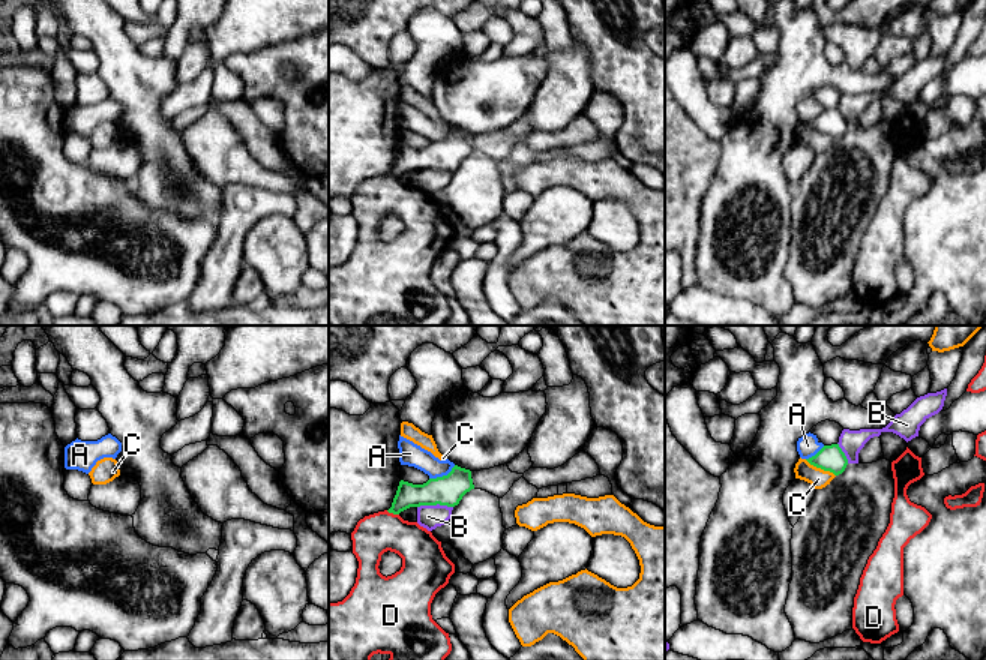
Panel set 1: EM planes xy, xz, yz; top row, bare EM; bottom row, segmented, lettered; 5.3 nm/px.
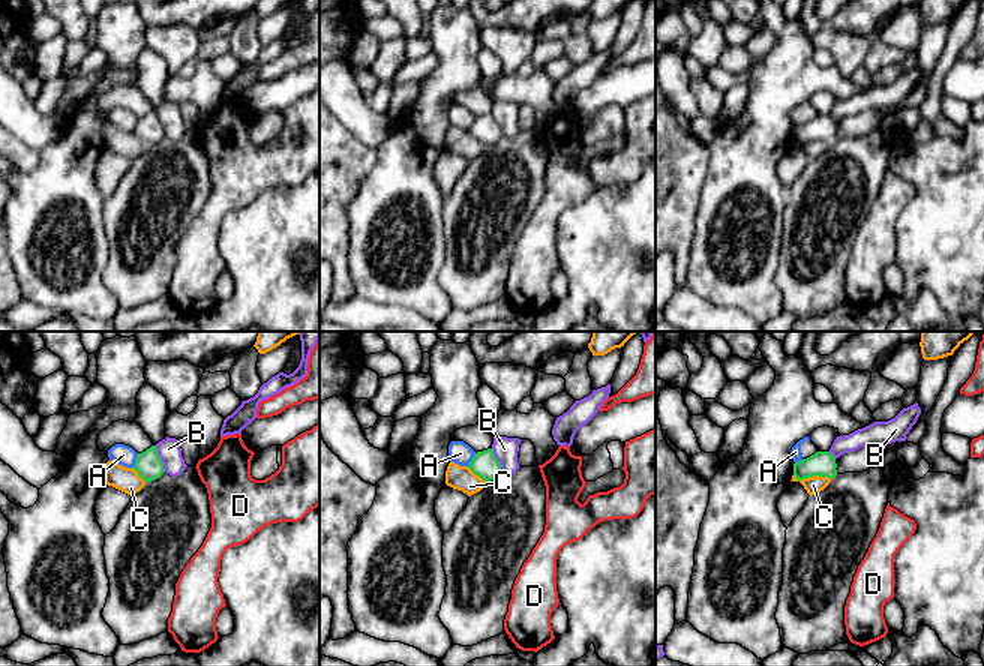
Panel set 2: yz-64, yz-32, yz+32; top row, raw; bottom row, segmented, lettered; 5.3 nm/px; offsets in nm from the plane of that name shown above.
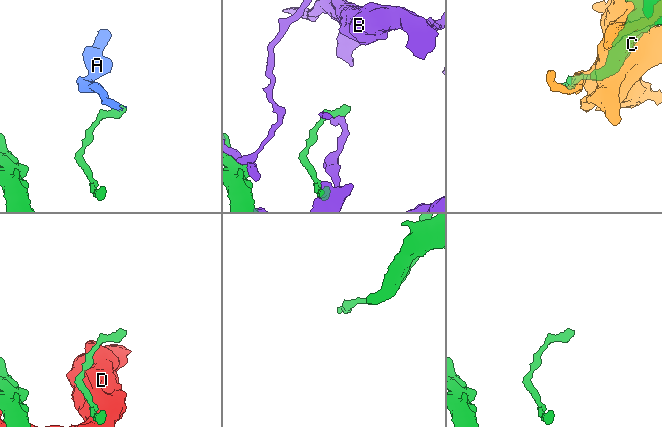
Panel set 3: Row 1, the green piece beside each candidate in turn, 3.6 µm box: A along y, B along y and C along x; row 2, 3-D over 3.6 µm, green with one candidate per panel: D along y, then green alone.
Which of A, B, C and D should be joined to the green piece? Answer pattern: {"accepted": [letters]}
{"accepted": []}

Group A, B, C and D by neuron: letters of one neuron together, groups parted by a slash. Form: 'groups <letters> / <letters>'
groups A / B / C / D

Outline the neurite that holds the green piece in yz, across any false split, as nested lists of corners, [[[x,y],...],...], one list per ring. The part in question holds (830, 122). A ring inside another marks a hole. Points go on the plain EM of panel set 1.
[[[839,108],[824,110],[815,120],[806,123],[810,129],[839,140],[845,135],[848,123]]]

